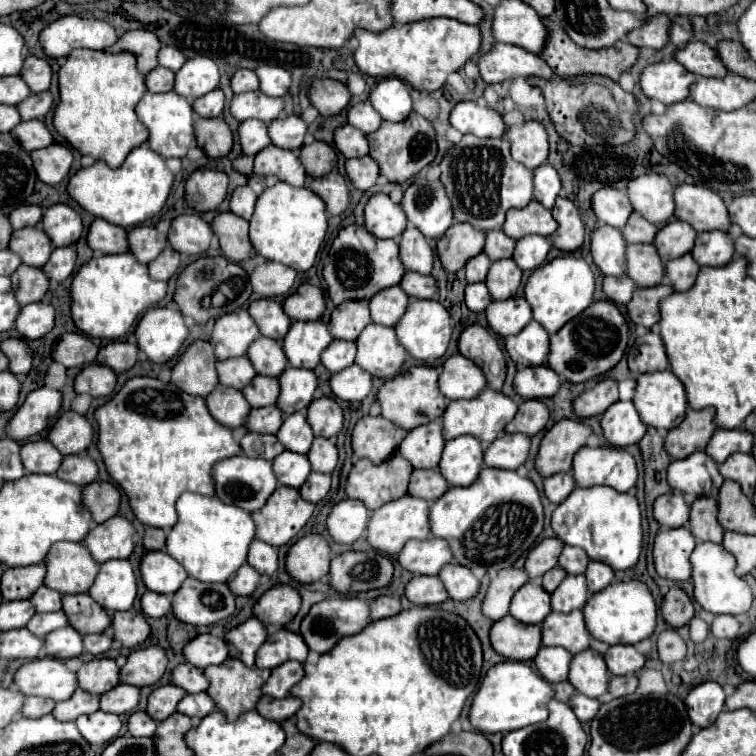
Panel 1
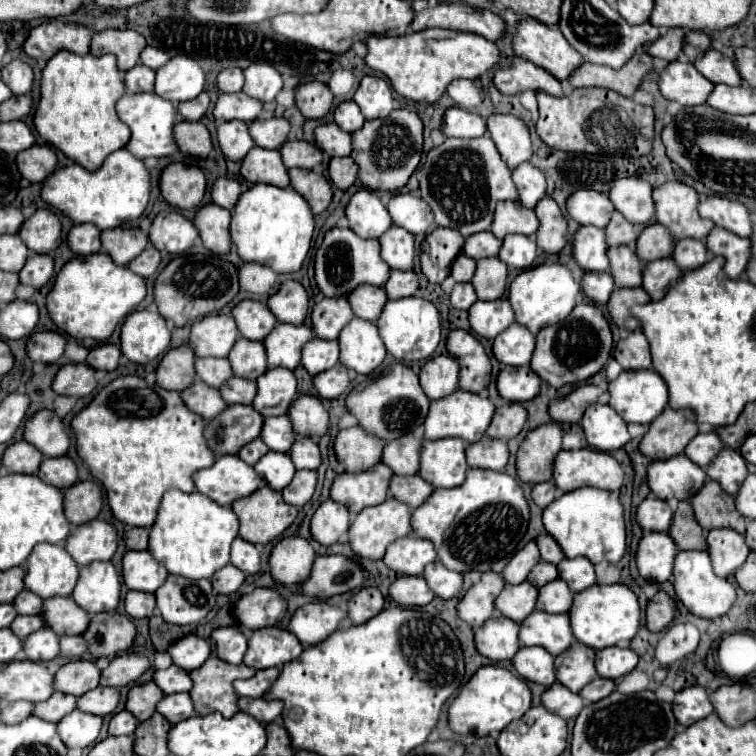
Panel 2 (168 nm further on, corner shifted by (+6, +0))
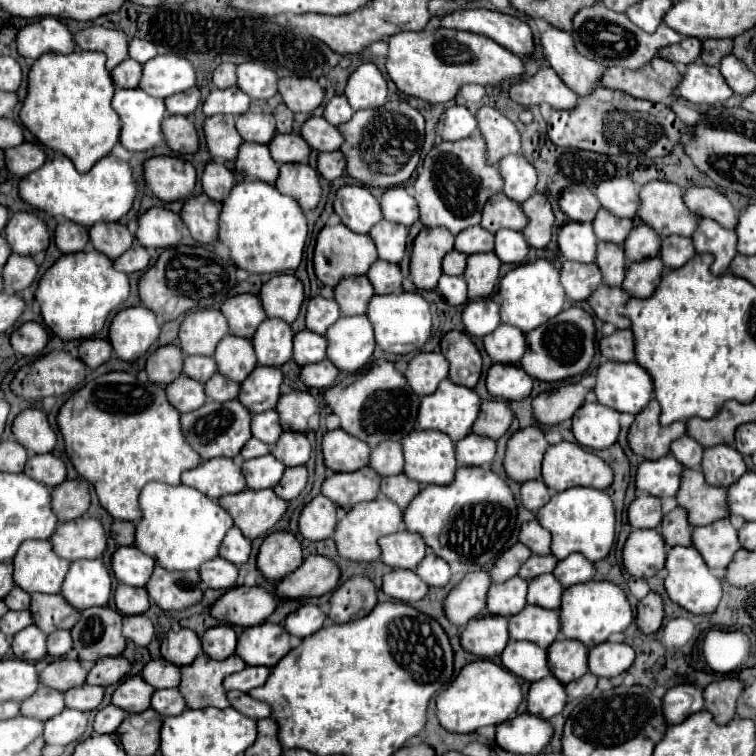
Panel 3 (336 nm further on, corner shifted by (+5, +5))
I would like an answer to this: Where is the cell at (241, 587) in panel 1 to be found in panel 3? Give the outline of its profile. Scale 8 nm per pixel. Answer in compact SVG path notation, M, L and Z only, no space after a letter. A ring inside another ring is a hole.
M221 556L215 560L209 560L201 566L201 580L207 588L215 590L227 590L233 588L237 582L237 566L229 560L223 560Z

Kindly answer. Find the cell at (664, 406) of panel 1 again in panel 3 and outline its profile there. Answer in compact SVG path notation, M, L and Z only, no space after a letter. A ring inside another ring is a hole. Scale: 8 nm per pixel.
M605 362L597 370L595 394L603 406L639 414L653 398L653 378L637 362Z

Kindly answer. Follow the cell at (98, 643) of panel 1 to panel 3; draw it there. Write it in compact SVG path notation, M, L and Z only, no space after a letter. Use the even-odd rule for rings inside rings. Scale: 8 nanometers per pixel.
M59 630L59 632L49 634L49 638L47 638L47 652L49 652L49 656L61 658L71 648L73 648L73 640L71 640L71 634L67 630Z

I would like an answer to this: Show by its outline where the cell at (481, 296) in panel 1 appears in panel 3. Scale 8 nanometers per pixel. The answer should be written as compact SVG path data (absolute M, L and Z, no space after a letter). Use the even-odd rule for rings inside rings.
M443 274L439 278L439 286L437 288L441 290L443 298L451 306L461 306L461 304L467 302L467 282L461 276L447 276L447 274Z

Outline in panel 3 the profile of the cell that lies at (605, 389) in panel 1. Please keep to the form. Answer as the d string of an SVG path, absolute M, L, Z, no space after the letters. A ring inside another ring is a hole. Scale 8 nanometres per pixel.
M567 384L551 392L543 392L533 400L533 416L541 424L559 424L573 418L577 408L587 396L587 388L581 384Z

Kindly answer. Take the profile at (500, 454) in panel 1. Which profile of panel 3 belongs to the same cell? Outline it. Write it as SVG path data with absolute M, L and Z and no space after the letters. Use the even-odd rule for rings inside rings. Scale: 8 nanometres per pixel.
M467 434L455 444L459 466L483 466L491 464L497 452L497 442L477 434Z

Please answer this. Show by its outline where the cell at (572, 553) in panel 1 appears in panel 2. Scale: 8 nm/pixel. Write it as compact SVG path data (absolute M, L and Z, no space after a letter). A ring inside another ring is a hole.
M538 535L534 541L536 541L536 545L538 545L538 549L540 549L540 555L542 555L544 561L558 565L558 563L564 559L562 549L558 547L558 543L556 543L550 535Z

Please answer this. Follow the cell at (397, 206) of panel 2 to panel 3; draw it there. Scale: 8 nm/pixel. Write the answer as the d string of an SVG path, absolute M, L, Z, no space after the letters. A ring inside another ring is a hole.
M403 186L385 190L381 198L381 210L385 220L403 224L407 228L419 220L419 206L415 204L415 198L409 194L409 190Z

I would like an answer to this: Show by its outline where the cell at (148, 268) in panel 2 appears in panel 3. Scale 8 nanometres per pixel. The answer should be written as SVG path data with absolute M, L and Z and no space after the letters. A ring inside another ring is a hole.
M135 242L123 256L119 256L119 260L115 260L115 268L125 272L125 274L131 274L131 272L141 272L149 266L151 262L151 254L147 248L143 248L139 242Z

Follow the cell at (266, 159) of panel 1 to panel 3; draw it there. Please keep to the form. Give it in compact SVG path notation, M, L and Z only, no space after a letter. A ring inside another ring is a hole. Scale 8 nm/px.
M243 142L239 146L237 160L235 160L235 170L239 170L241 174L263 180L267 184L275 184L279 176L279 164L271 158L267 146L255 142Z

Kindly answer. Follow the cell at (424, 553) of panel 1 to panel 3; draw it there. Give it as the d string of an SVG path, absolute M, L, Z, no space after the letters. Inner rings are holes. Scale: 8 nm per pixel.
M401 530L389 536L379 538L381 546L381 558L391 568L409 568L415 570L423 556L427 554L425 540L409 530Z

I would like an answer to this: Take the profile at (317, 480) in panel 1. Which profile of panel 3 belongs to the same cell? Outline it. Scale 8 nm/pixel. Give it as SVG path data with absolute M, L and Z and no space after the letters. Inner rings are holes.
M305 466L287 468L285 474L283 474L283 478L281 478L281 482L273 490L275 490L275 494L279 498L283 498L283 500L289 502L289 500L297 498L305 490L307 478L309 478L309 474L307 474L307 468Z

